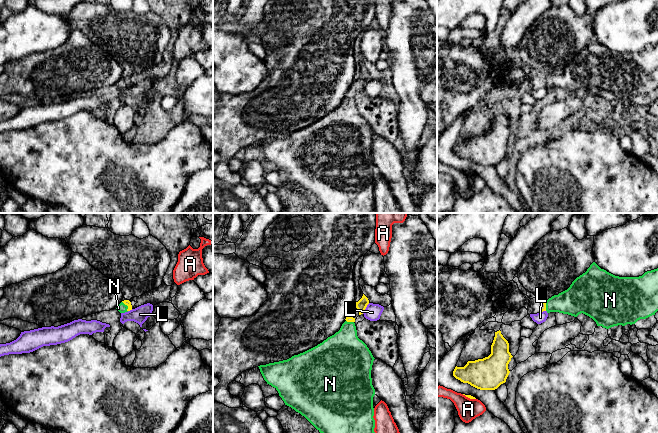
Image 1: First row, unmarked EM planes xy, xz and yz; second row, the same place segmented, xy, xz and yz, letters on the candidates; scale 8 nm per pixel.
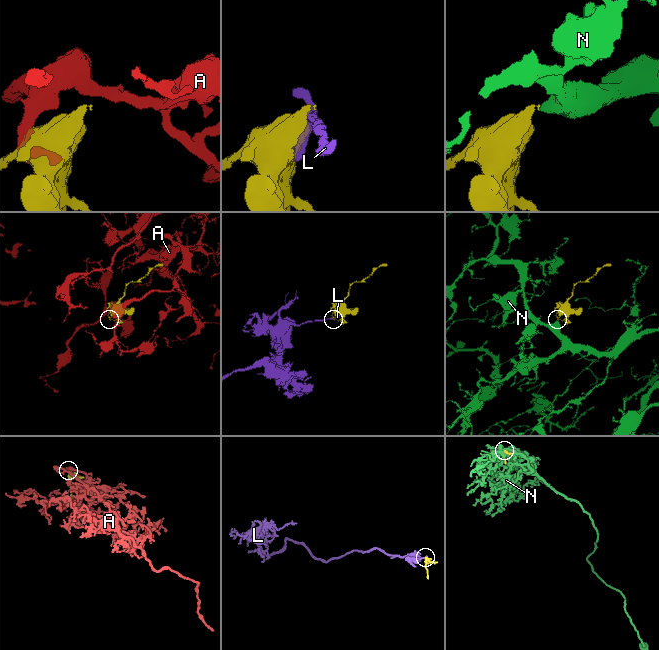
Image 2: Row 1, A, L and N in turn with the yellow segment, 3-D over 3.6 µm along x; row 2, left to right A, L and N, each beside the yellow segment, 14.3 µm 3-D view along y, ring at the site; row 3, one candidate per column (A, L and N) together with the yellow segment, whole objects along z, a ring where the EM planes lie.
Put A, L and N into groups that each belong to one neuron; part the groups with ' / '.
A / L / N

